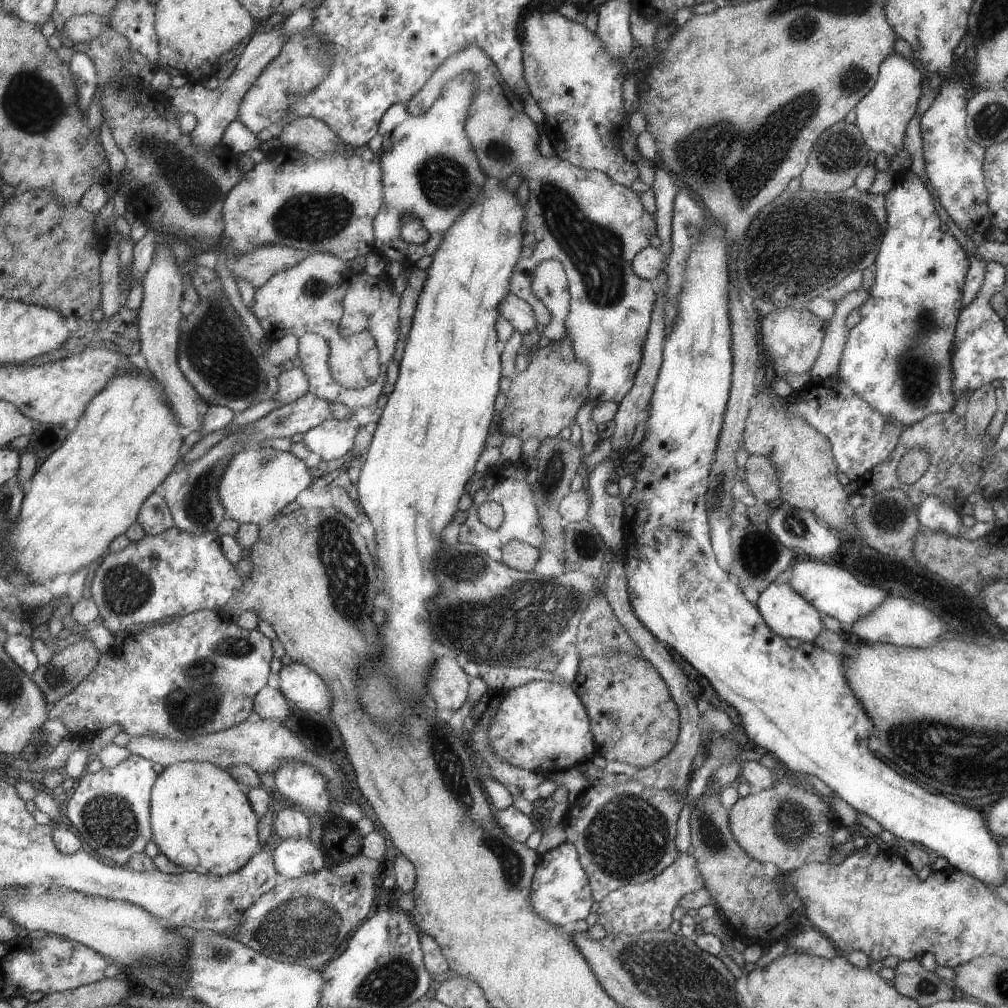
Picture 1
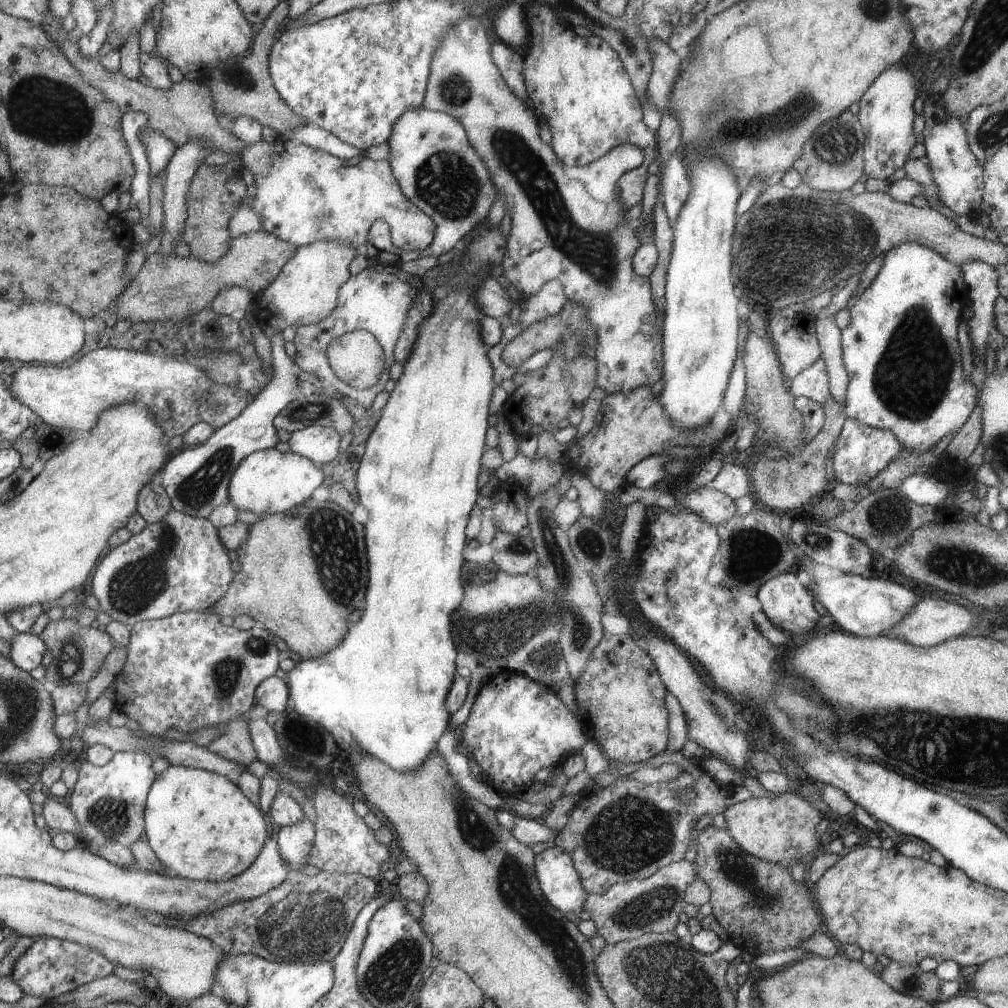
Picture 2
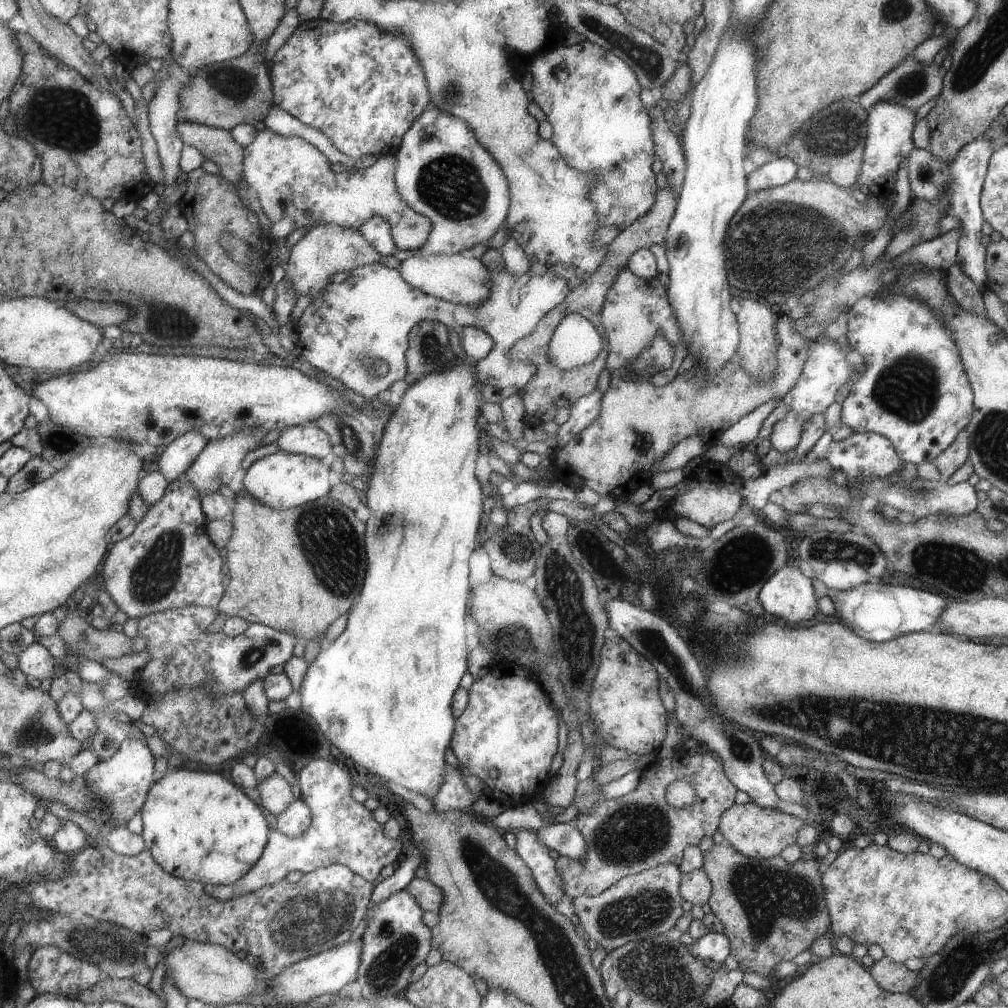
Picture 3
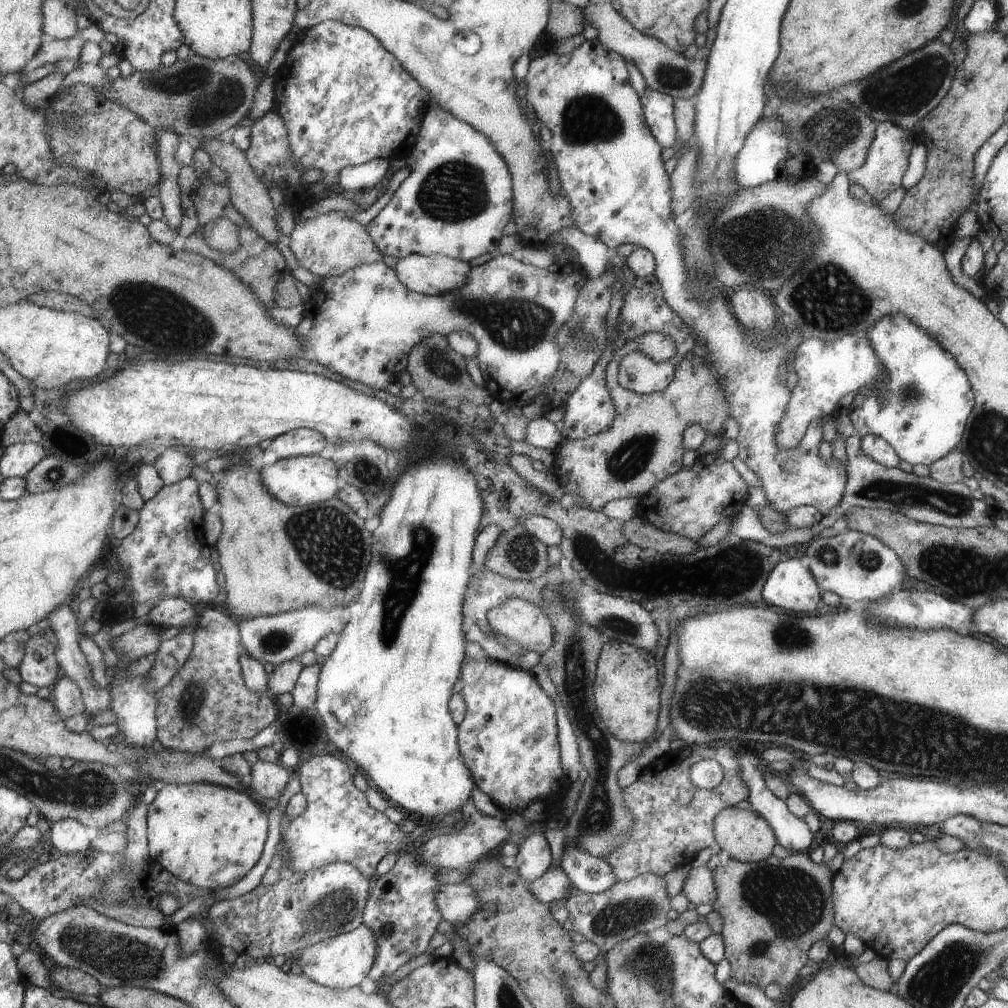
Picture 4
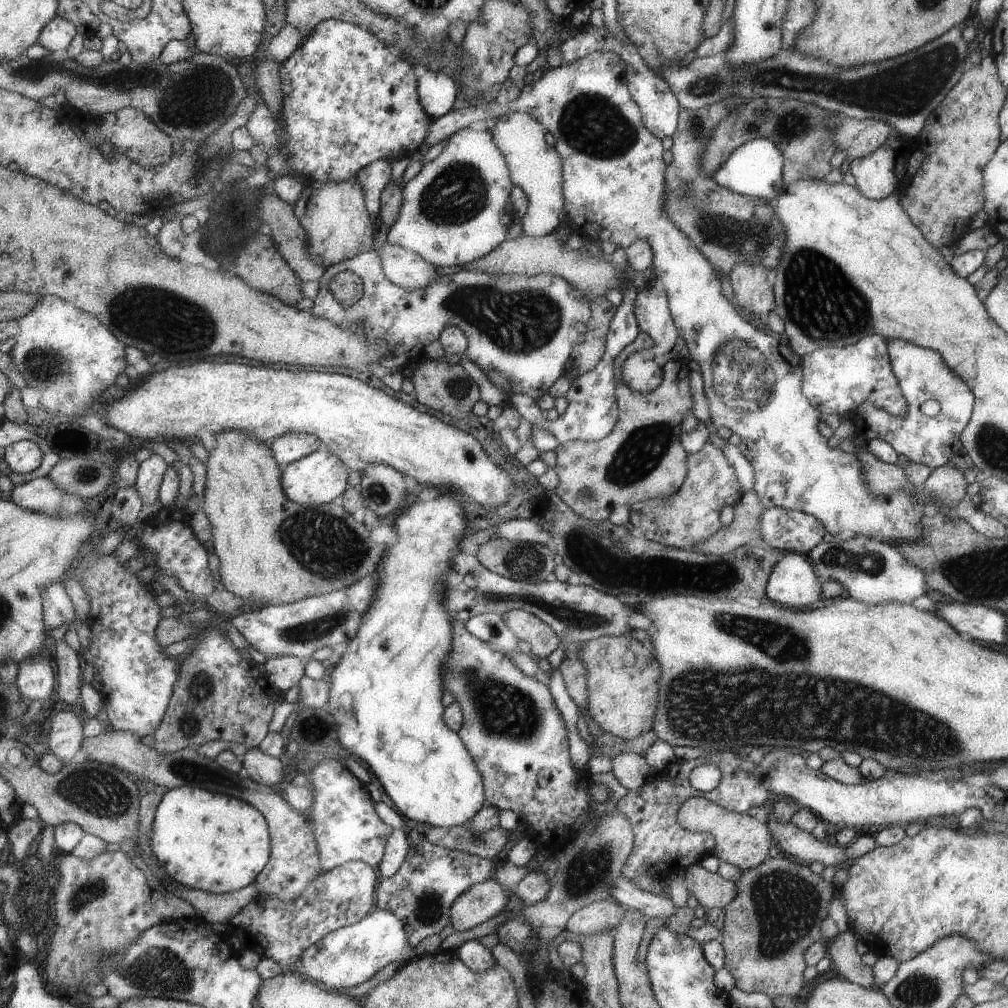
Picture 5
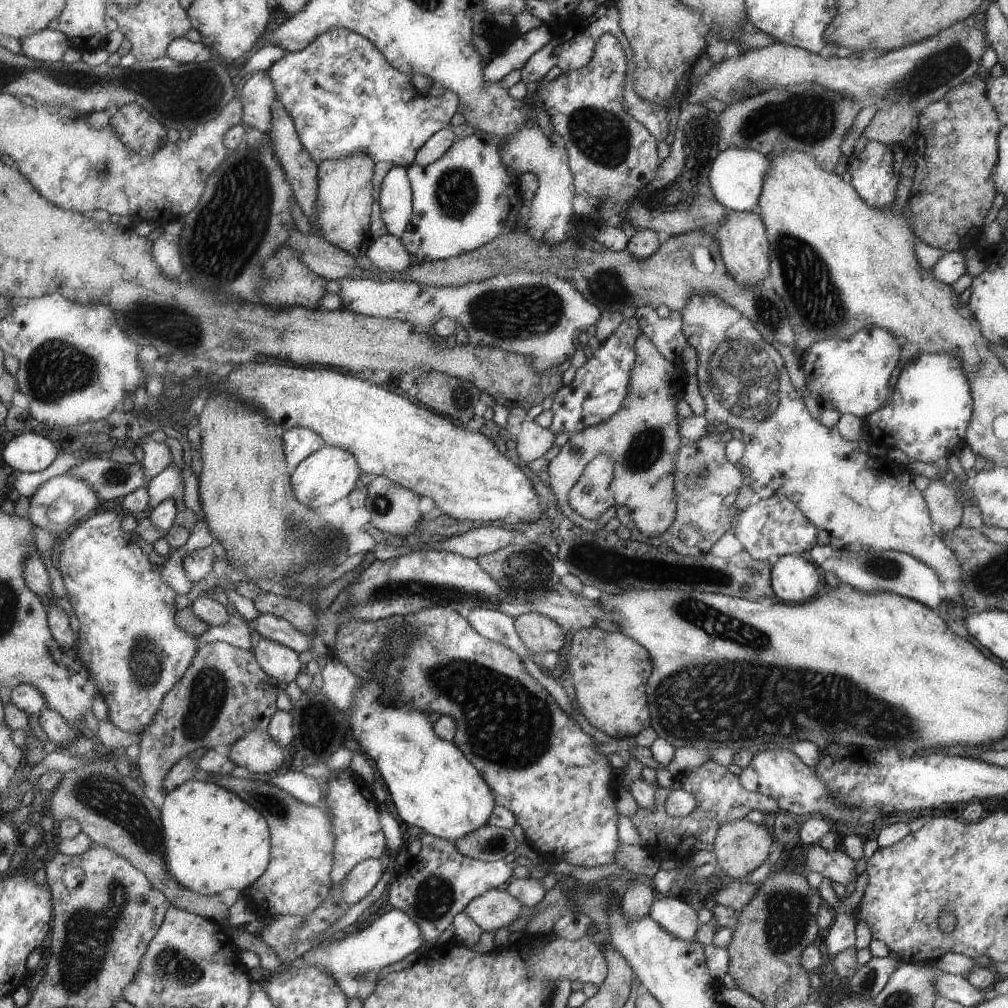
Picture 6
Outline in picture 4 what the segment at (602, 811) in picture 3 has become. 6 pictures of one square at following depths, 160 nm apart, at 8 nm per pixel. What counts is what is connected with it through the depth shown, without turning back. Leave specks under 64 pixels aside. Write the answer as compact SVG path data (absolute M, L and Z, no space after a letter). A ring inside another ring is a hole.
M686 744L677 753L673 753L673 757L669 756L668 760L667 758L667 754L661 757L661 762L665 763L657 766L657 769L643 768L643 774L639 774L635 782L621 789L622 801L630 813L632 825L626 837L615 848L611 849L611 846L606 846L599 852L599 856L611 867L611 872L617 881L626 881L643 873L663 876L681 864L689 863L689 860L697 856L699 850L708 847L713 842L712 820L717 812L748 797L747 785L740 777L738 758L734 750L729 747ZM701 759L713 759L723 769L721 782L709 790L697 788L690 779L689 767ZM556 865L553 868L548 868L540 877L527 885L539 902L549 903L553 900L565 899L573 884L560 865Z

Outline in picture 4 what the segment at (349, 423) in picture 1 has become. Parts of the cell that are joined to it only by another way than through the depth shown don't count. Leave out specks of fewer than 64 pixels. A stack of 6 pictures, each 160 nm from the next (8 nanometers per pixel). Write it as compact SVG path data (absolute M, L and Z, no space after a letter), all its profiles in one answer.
M304 428L289 431L272 439L268 449L275 452L275 460L281 460L299 455L319 455L327 444L328 438L317 432L317 429Z

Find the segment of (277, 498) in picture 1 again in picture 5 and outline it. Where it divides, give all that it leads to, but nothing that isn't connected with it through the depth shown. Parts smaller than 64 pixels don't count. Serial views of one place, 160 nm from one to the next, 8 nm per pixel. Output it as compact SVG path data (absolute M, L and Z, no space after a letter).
M321 448L309 456L300 458L291 464L283 466L282 482L288 497L296 503L308 507L333 503L335 498L340 498L347 490L349 484L349 467L341 458L327 448Z

